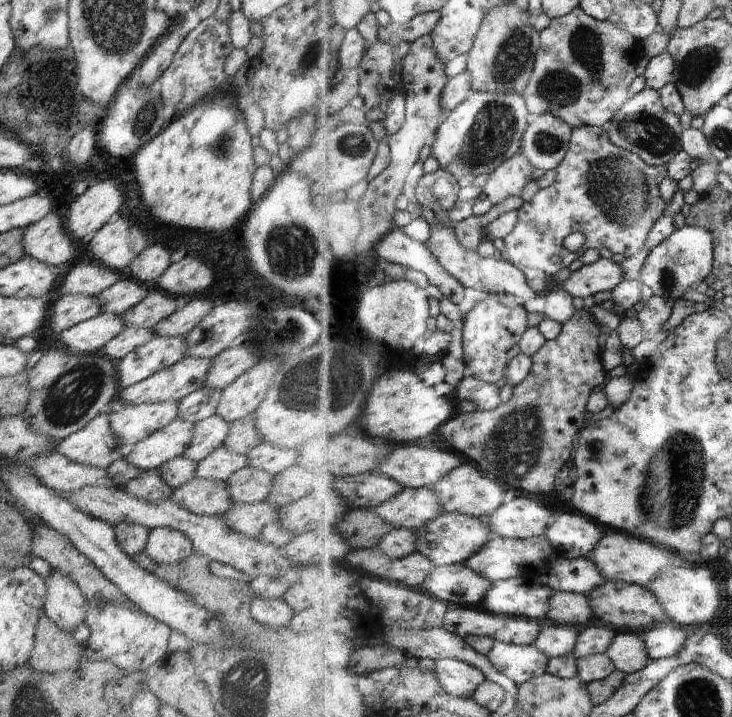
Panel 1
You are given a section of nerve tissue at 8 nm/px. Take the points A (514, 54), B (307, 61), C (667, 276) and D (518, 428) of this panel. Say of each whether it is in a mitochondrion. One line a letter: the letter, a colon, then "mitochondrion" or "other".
A: mitochondrion
B: mitochondrion
C: mitochondrion
D: mitochondrion

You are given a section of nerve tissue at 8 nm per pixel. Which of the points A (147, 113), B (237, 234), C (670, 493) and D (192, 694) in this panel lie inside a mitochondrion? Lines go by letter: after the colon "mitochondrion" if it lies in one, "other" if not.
A: mitochondrion
B: other
C: mitochondrion
D: other

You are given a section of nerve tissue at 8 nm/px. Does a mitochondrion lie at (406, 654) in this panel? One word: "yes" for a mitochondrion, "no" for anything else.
no

